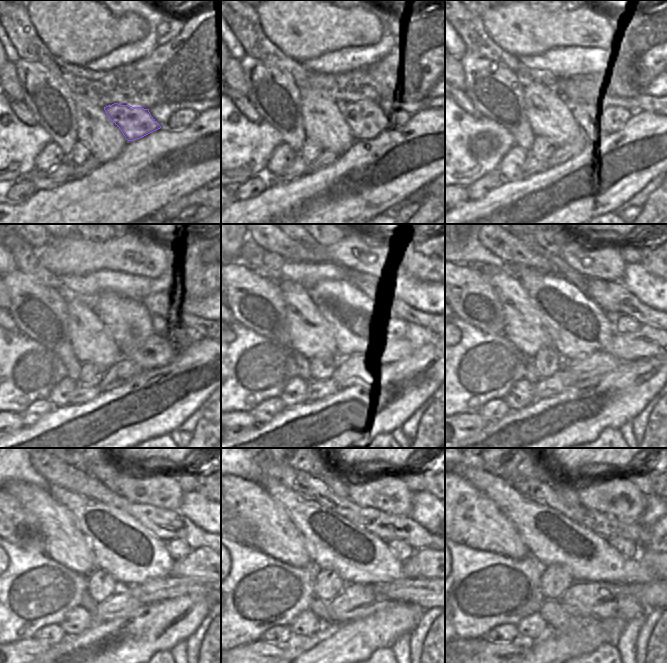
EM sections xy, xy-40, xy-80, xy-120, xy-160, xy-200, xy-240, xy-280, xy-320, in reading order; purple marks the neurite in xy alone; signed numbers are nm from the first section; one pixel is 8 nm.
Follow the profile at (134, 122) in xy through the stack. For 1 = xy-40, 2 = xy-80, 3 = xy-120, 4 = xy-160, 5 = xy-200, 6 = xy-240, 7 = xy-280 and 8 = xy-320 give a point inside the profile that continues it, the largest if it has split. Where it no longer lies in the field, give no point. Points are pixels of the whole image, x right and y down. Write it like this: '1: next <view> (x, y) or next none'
1: next xy-40 (362, 117)
2: next xy-80 (594, 124)
3: next xy-120 (152, 352)
4: next xy-160 (400, 348)
5: next xy-200 (648, 341)
6: next xy-240 (200, 564)
7: next xy-280 (424, 564)
8: next xy-320 (648, 557)

